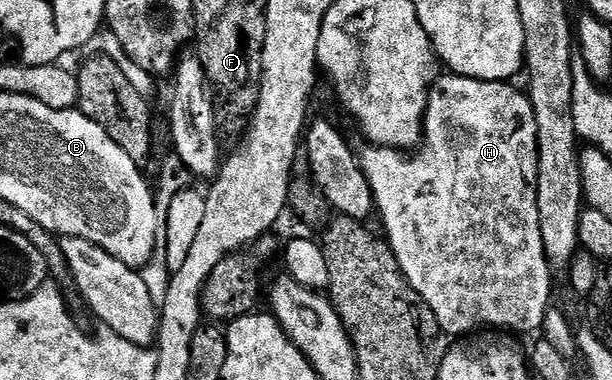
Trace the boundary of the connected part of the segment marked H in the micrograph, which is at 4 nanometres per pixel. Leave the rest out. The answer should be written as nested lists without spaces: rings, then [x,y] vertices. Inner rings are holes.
[[[453,73],[443,74],[435,79],[433,87],[430,88],[424,134],[417,150],[407,154],[402,149],[366,145],[366,148],[360,151],[360,166],[368,177],[368,185],[374,194],[377,214],[379,216],[382,214],[382,223],[386,226],[384,238],[394,250],[402,275],[410,282],[412,289],[420,293],[428,309],[432,309],[442,330],[450,337],[466,337],[479,329],[501,329],[506,333],[537,332],[542,326],[547,311],[552,307],[550,303],[552,272],[544,253],[544,237],[540,233],[540,217],[538,216],[538,126],[529,94],[525,90],[517,91],[516,88],[510,86],[514,85],[506,81],[489,83]]]

